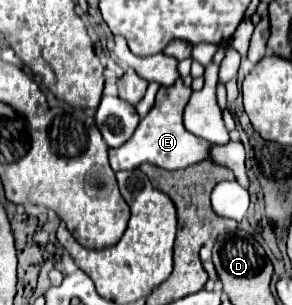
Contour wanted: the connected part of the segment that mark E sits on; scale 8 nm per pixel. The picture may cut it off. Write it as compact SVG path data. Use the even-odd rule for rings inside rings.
M178 79L172 87L160 87L156 93L156 103L154 107L148 111L148 115L140 121L138 129L134 131L134 135L120 147L110 149L110 165L114 171L126 171L126 169L136 169L142 163L152 163L156 167L174 171L174 169L184 169L188 165L194 165L202 159L212 157L216 163L226 165L228 169L234 171L236 179L240 185L248 187L248 177L246 177L246 169L244 169L244 147L242 143L234 143L230 141L228 145L212 145L212 143L204 143L204 139L198 139L196 135L192 135L190 131L186 131L184 123L182 123L182 111L190 99L192 89L188 89L182 79Z

